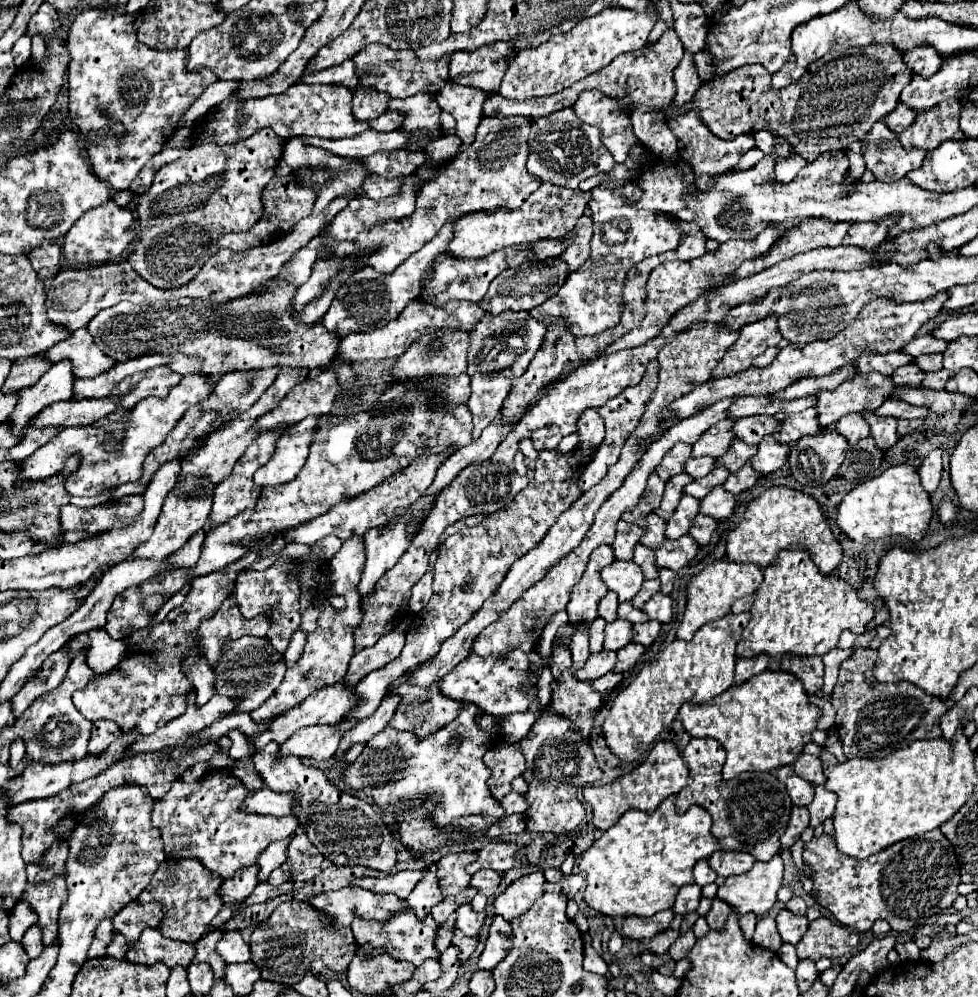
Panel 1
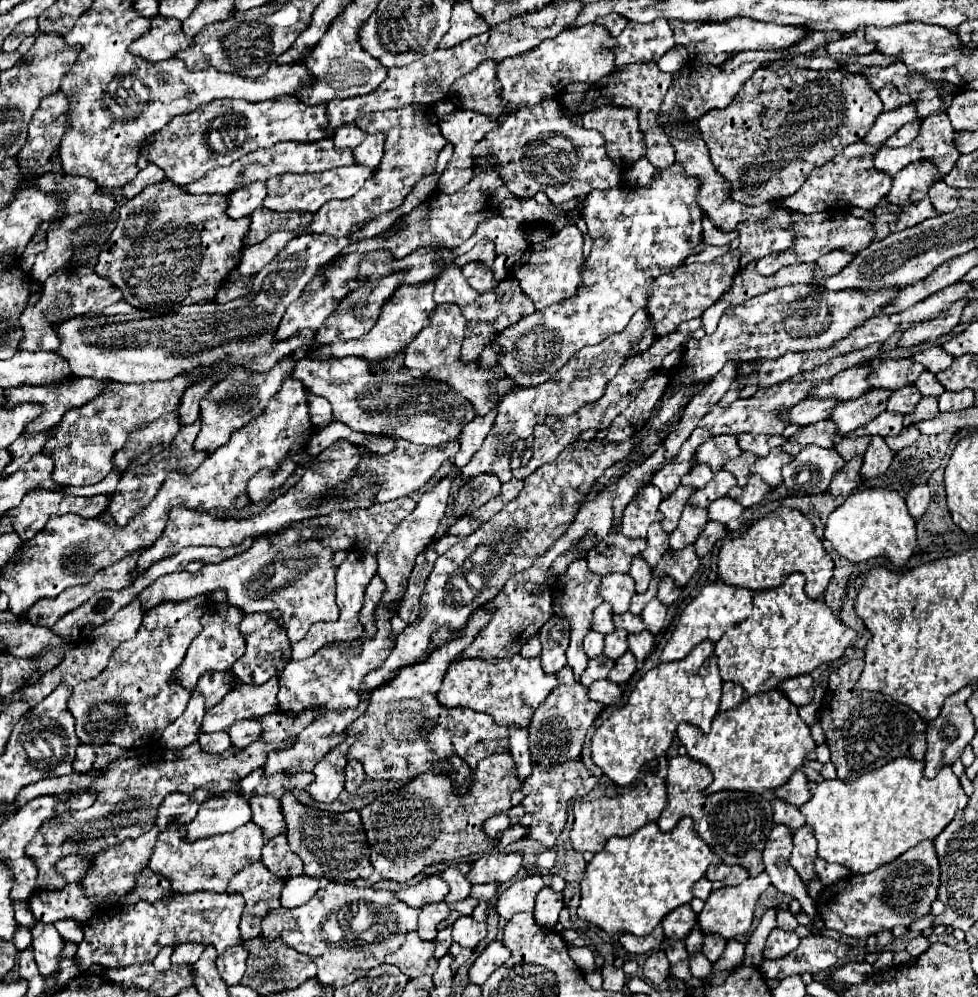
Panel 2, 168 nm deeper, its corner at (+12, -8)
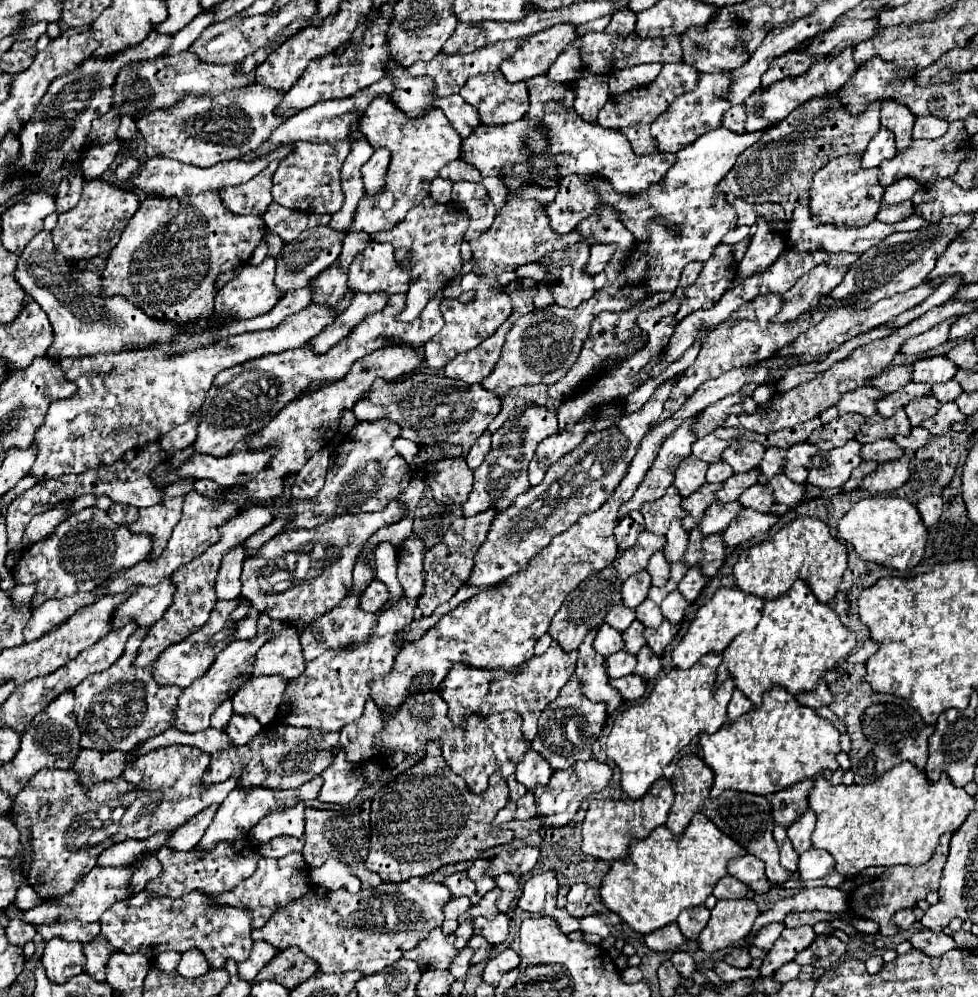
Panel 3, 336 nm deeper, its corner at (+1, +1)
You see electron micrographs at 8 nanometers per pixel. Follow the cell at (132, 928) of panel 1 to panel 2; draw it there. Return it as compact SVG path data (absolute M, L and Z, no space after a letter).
M195 892L195 894L179 894L171 900L161 900L161 902L137 902L133 906L117 906L111 908L109 912L103 912L101 916L95 916L85 924L85 938L79 944L77 950L77 966L81 970L87 970L93 964L99 964L103 968L123 968L135 962L151 962L159 946L177 946L183 942L201 942L201 944L213 944L217 952L221 954L227 946L235 946L241 942L239 934L239 922L241 922L241 912L243 912L243 900L241 896L229 896L227 892L217 894L217 892Z

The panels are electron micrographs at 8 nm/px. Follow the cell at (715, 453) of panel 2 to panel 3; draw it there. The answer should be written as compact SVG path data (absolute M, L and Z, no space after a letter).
M734 439L732 445L724 451L724 461L732 465L734 473L746 473L756 469L760 459L764 457L764 447L760 443L752 443L746 439Z

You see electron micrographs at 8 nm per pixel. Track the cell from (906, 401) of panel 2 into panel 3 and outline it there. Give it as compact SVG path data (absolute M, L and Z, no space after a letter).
M920 397L920 399L914 399L912 403L908 403L904 411L906 411L908 419L910 419L910 427L914 429L914 427L918 427L924 419L936 415L938 407L940 407L940 403L938 403L936 397Z

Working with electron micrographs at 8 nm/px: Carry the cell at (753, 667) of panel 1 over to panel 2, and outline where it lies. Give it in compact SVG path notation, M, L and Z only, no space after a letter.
M725 682L723 684L723 696L721 696L721 710L731 710L735 706L739 706L739 702L745 698L745 690L739 684L733 682Z

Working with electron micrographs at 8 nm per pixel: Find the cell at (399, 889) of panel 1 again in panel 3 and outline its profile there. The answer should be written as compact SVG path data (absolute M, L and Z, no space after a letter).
M454 873L454 875L446 877L444 885L452 891L454 897L470 897L472 905L480 901L480 897L476 893L476 885L466 877L466 873Z

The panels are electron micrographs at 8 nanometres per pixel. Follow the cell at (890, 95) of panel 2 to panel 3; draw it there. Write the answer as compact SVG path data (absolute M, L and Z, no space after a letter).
M886 101L880 109L880 123L894 133L896 141L896 151L904 151L912 143L912 123L914 115L908 111L908 107L896 103L896 101Z

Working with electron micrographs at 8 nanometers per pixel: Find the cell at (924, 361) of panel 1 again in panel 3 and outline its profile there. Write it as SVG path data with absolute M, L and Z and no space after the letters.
M952 379L946 383L936 383L934 385L934 397L940 403L948 403L948 401L956 401L958 395L962 395L962 387Z

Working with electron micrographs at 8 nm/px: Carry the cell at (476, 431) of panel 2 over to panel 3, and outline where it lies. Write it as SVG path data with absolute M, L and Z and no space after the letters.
M484 433L480 439L476 439L476 443L472 445L472 449L468 451L468 457L466 457L466 463L468 467L474 471L480 467L480 463L484 461L486 453L490 451L490 435Z

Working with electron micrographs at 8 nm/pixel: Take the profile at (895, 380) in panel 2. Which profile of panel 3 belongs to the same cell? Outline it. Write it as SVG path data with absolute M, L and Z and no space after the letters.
M930 357L930 359L920 359L914 365L912 381L914 383L944 383L952 379L958 371L956 363L950 363L946 357Z

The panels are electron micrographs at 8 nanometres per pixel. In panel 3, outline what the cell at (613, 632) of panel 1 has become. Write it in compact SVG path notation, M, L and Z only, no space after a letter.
M634 621L624 633L622 633L622 637L624 637L624 651L630 651L630 653L638 653L644 645L646 645L646 639L644 639L644 625L640 623L640 621Z

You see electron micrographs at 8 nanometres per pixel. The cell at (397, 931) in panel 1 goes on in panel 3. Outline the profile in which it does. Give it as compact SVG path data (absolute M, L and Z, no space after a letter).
M436 927L426 939L418 943L412 951L404 953L404 959L412 959L418 963L422 971L428 969L448 969L458 949L454 947L454 935L444 935L440 927Z

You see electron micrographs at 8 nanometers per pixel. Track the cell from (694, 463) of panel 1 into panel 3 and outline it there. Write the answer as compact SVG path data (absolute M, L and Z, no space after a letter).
M718 461L718 463L712 463L710 469L708 469L708 483L724 483L726 479L730 479L730 475L734 475L732 467L728 467L728 463L724 461Z

